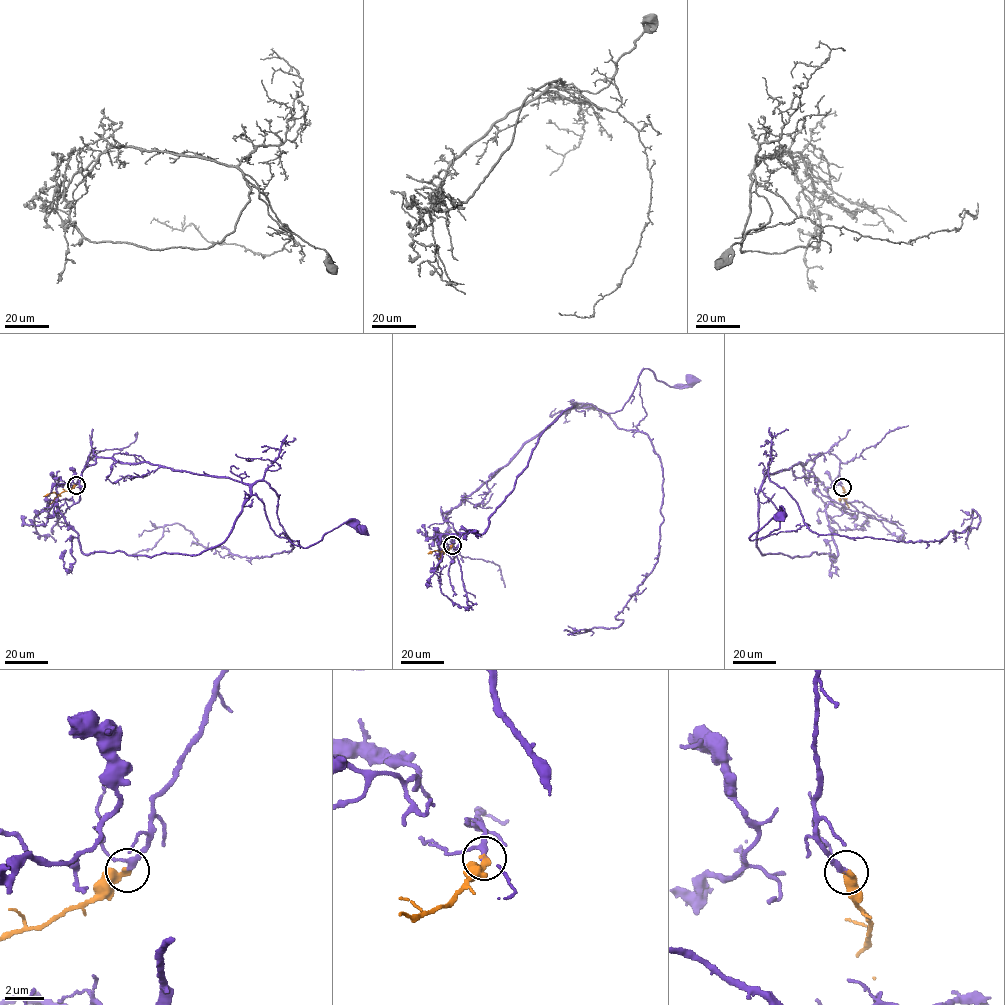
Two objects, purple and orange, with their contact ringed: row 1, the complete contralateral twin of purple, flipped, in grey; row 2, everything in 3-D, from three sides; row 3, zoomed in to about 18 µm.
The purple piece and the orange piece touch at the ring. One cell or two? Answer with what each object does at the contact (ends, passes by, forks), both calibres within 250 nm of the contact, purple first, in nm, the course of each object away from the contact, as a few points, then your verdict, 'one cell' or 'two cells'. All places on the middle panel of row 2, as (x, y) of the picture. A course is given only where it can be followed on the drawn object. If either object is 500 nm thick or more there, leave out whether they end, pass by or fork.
purple passes by; orange ends there; 240 nm thick on the purple side, 400 nm on the other; purple runs (452, 545), (447, 514), (573, 407), (582, 403), (605, 413), (619, 411), (644, 368), (674, 387), (692, 379); orange runs (452, 545), (448, 550), (428, 553); one cell

